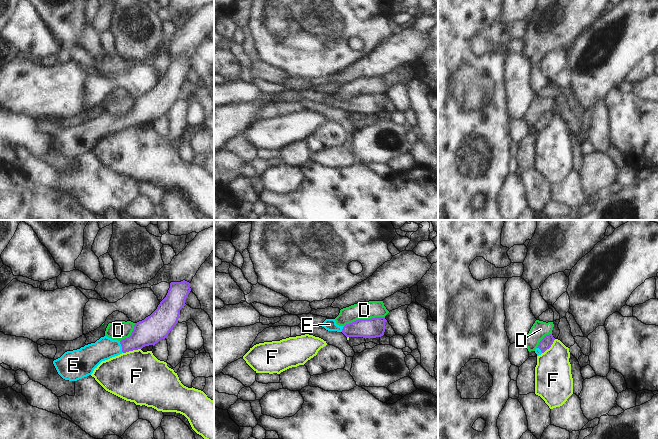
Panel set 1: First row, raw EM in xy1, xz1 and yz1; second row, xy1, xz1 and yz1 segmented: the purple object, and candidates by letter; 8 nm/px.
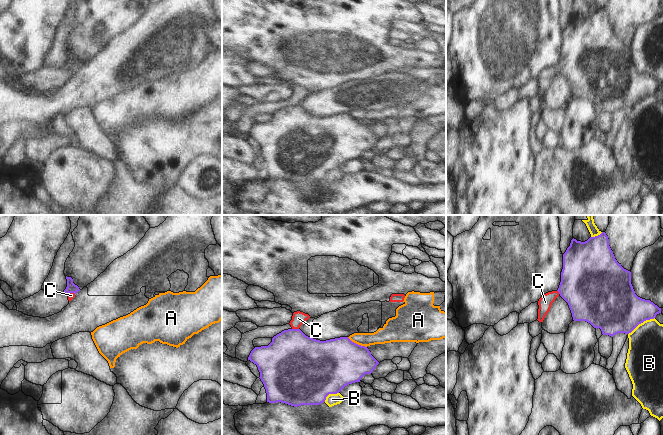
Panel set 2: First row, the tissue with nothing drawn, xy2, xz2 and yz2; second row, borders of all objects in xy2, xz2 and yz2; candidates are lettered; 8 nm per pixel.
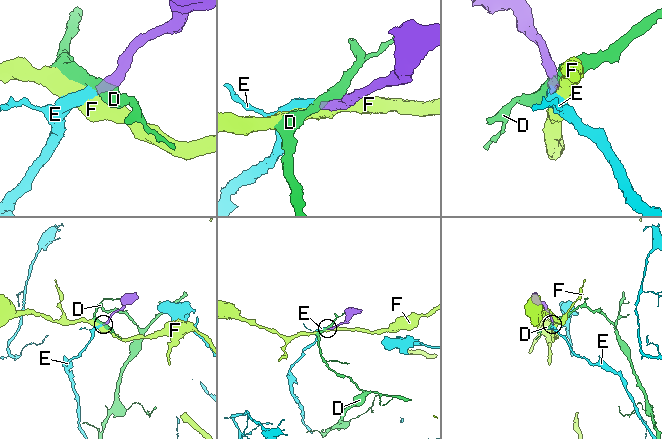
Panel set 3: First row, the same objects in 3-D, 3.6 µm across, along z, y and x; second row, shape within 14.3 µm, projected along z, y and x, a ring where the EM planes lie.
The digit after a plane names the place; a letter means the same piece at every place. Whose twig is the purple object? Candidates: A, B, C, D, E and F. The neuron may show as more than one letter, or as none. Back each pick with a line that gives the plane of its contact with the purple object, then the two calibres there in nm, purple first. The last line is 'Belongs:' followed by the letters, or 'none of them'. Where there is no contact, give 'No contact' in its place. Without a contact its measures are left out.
E: Touches purple in xy1. Thickness 220 nm (purple) against 180 nm
Belongs: E.

